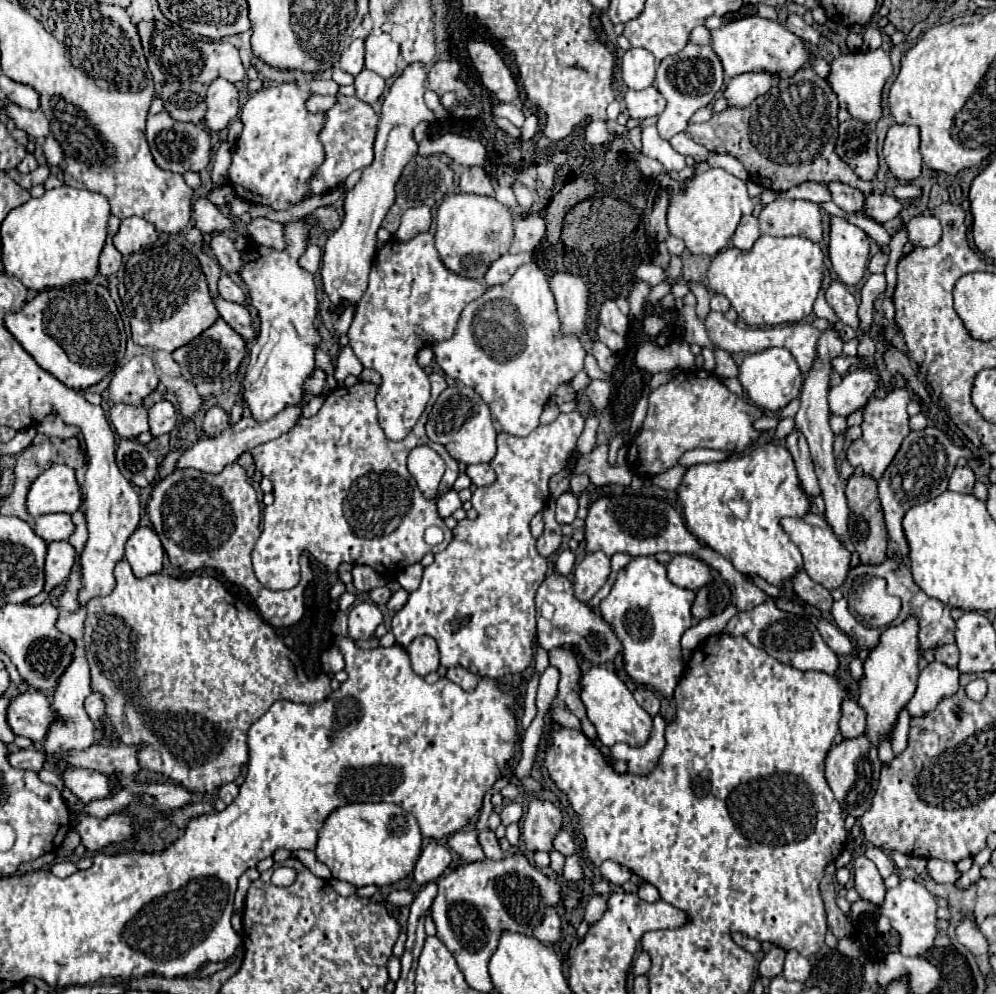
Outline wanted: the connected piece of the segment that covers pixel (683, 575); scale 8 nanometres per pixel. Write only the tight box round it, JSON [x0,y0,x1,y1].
[666,555,710,591]

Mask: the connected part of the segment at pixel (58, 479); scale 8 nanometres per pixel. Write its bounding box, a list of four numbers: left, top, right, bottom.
[26,465,82,517]

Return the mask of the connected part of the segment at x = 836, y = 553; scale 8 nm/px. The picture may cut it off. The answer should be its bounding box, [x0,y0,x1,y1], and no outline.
[780,513,850,591]

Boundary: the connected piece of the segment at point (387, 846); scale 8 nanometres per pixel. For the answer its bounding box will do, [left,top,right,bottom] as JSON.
[316,803,422,887]

